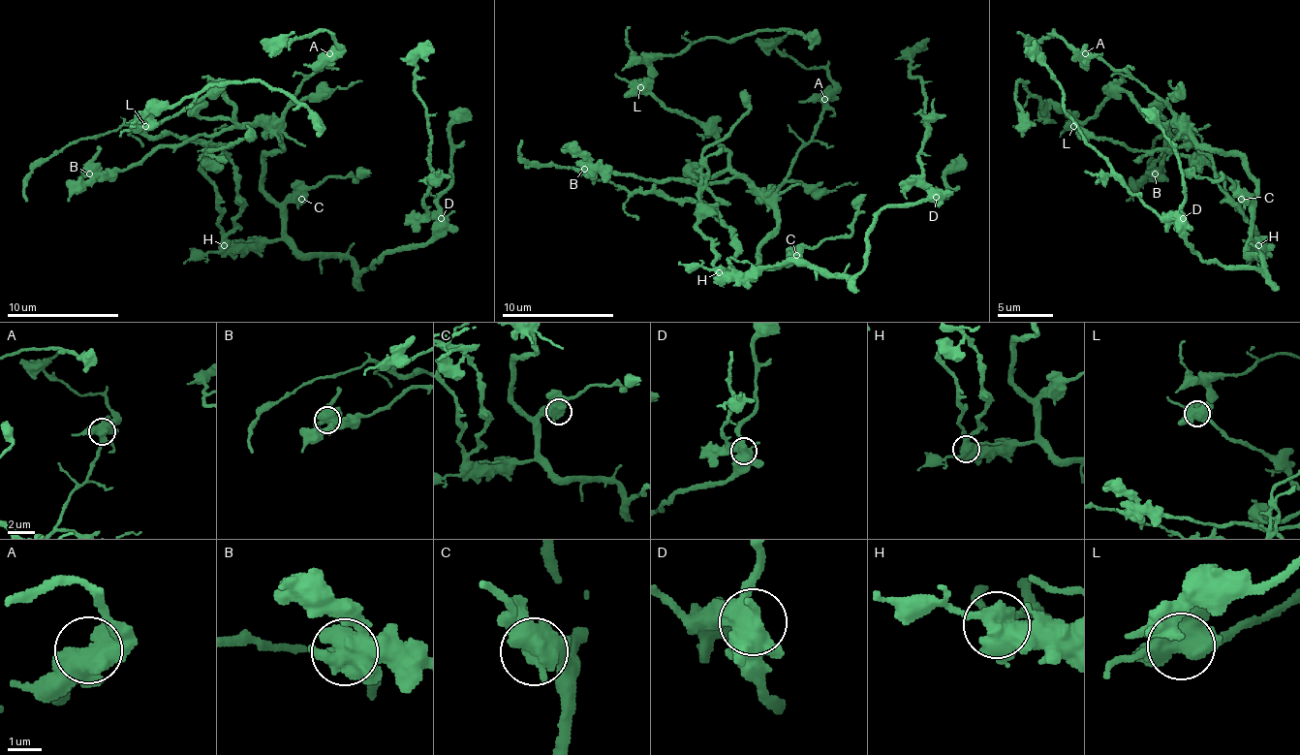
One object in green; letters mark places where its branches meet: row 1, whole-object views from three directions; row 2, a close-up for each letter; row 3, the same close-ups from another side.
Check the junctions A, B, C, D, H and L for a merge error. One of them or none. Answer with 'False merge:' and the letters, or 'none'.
False merge: H

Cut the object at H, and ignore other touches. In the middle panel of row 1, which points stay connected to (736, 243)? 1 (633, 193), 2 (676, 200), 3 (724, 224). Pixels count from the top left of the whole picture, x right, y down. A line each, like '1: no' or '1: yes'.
1: yes
2: yes
3: yes

